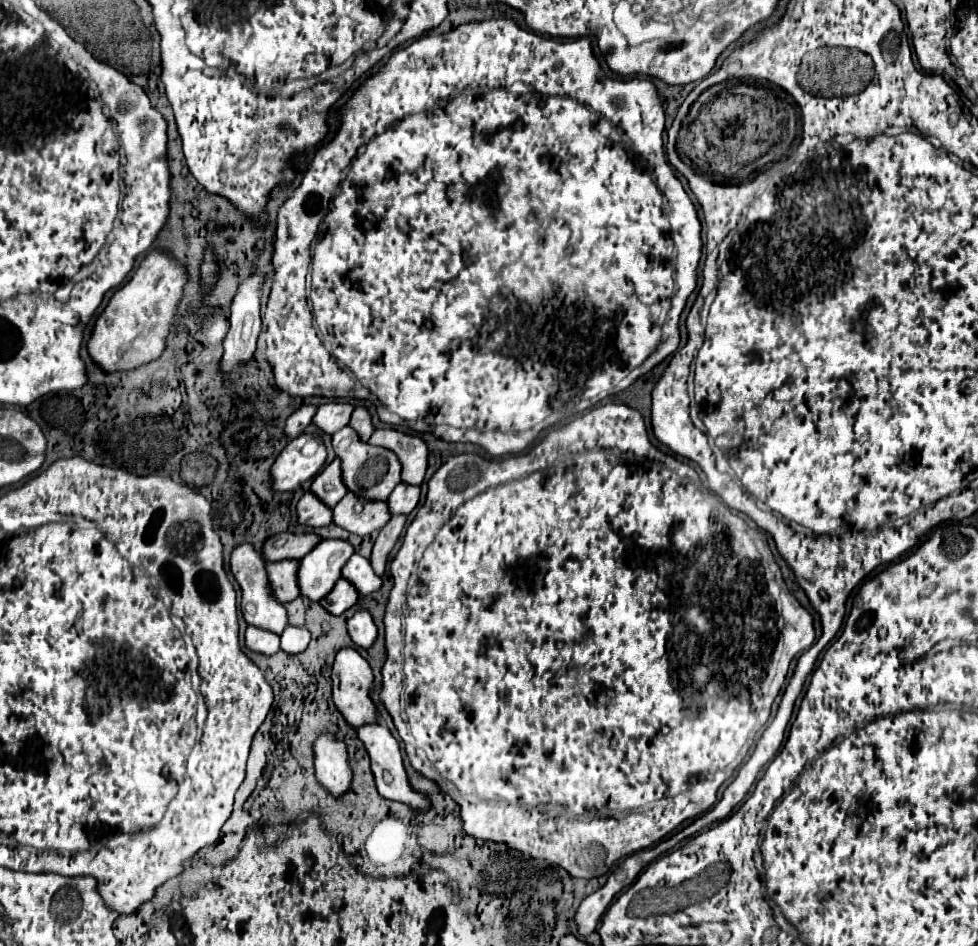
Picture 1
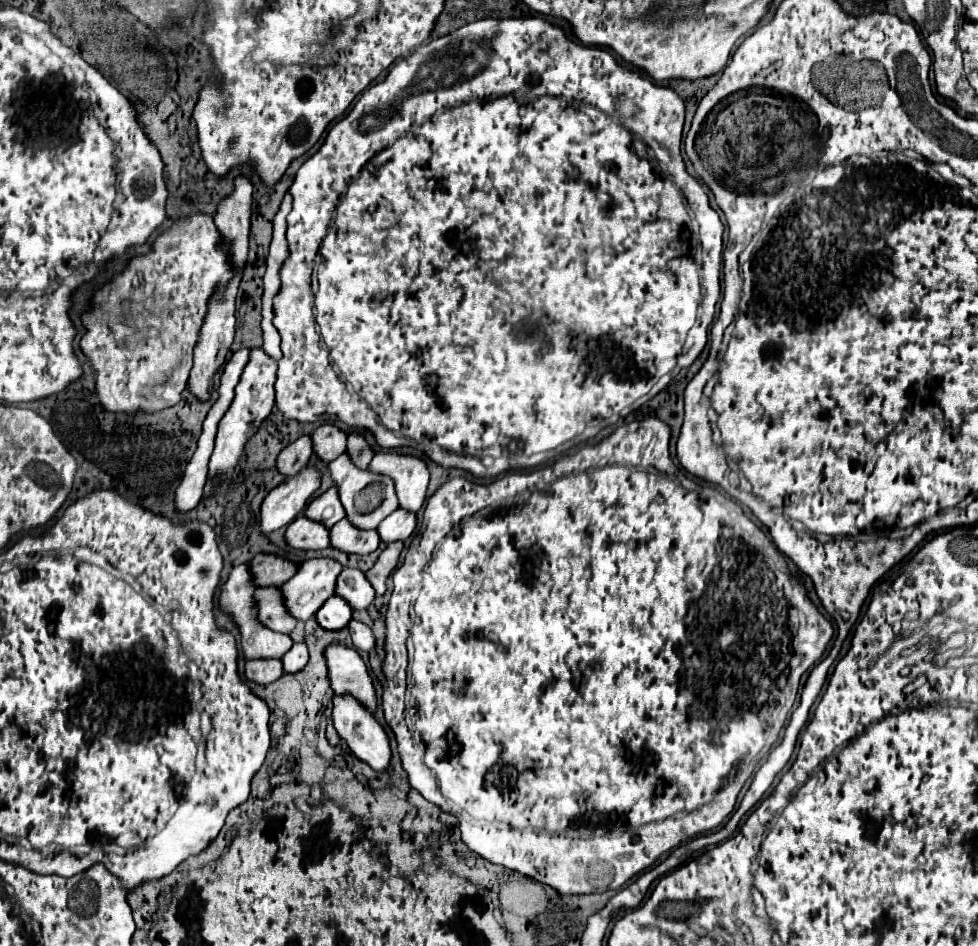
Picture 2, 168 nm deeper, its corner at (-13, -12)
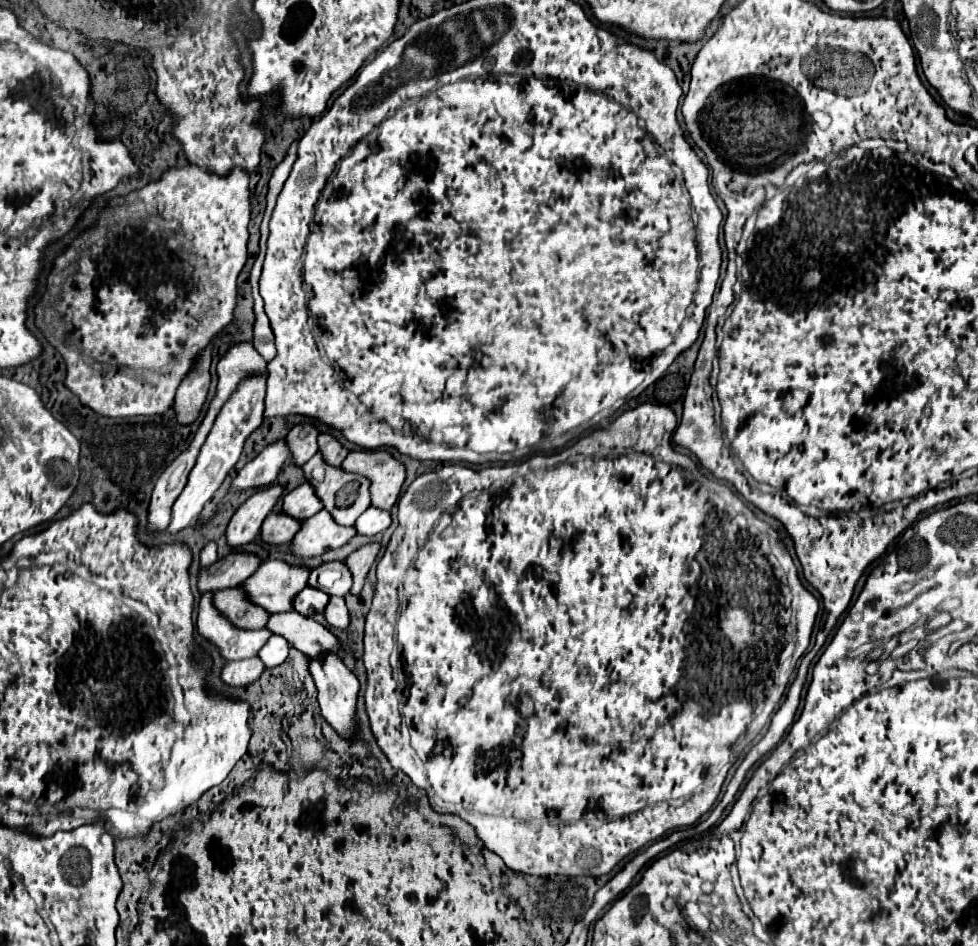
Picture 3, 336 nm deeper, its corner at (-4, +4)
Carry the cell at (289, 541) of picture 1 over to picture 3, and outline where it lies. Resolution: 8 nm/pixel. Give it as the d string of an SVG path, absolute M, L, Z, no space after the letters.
M229 552L225 558L217 560L209 570L199 576L199 592L221 590L239 586L243 580L253 576L253 572L263 564L257 554L251 552Z

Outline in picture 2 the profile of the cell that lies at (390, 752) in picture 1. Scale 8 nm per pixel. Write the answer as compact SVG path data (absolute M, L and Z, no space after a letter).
M334 696L334 708L332 708L332 722L338 732L338 736L348 744L348 748L354 752L354 756L374 770L386 770L388 768L388 758L390 758L390 742L384 732L384 728L376 722L372 712L368 708L362 708L358 700L350 696Z

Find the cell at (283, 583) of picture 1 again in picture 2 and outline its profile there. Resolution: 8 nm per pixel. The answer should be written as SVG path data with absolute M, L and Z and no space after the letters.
M256 588L254 602L258 604L258 620L262 620L262 626L280 634L290 634L294 630L296 620L286 612L278 588Z

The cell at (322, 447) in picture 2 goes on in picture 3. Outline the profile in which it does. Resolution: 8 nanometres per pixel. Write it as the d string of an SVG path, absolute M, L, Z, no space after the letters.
M311 422L295 424L289 430L287 440L291 448L291 458L297 466L303 466L317 452L317 436L319 436L319 430Z

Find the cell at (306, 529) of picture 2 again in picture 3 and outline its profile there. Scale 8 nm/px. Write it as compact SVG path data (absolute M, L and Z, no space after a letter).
M271 512L263 526L261 526L261 538L269 544L285 544L285 542L291 542L293 536L301 530L301 520L285 514L285 512Z

